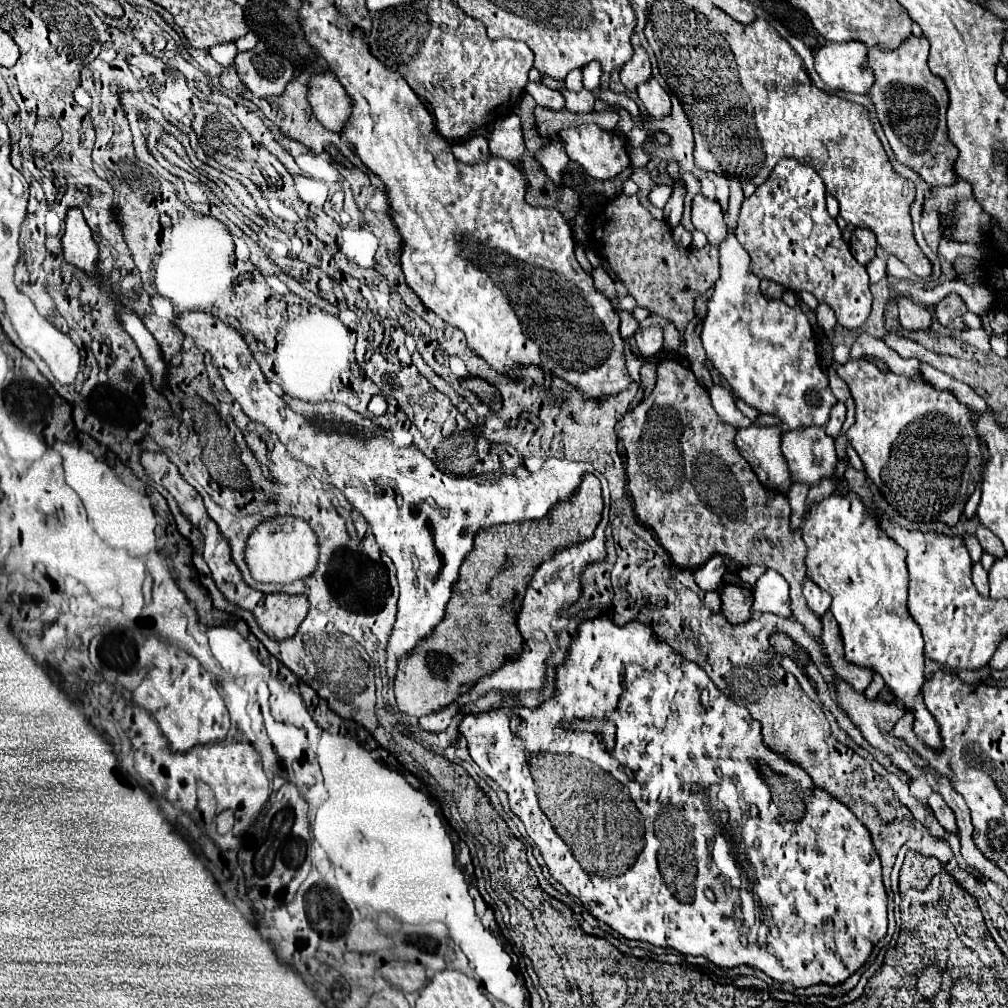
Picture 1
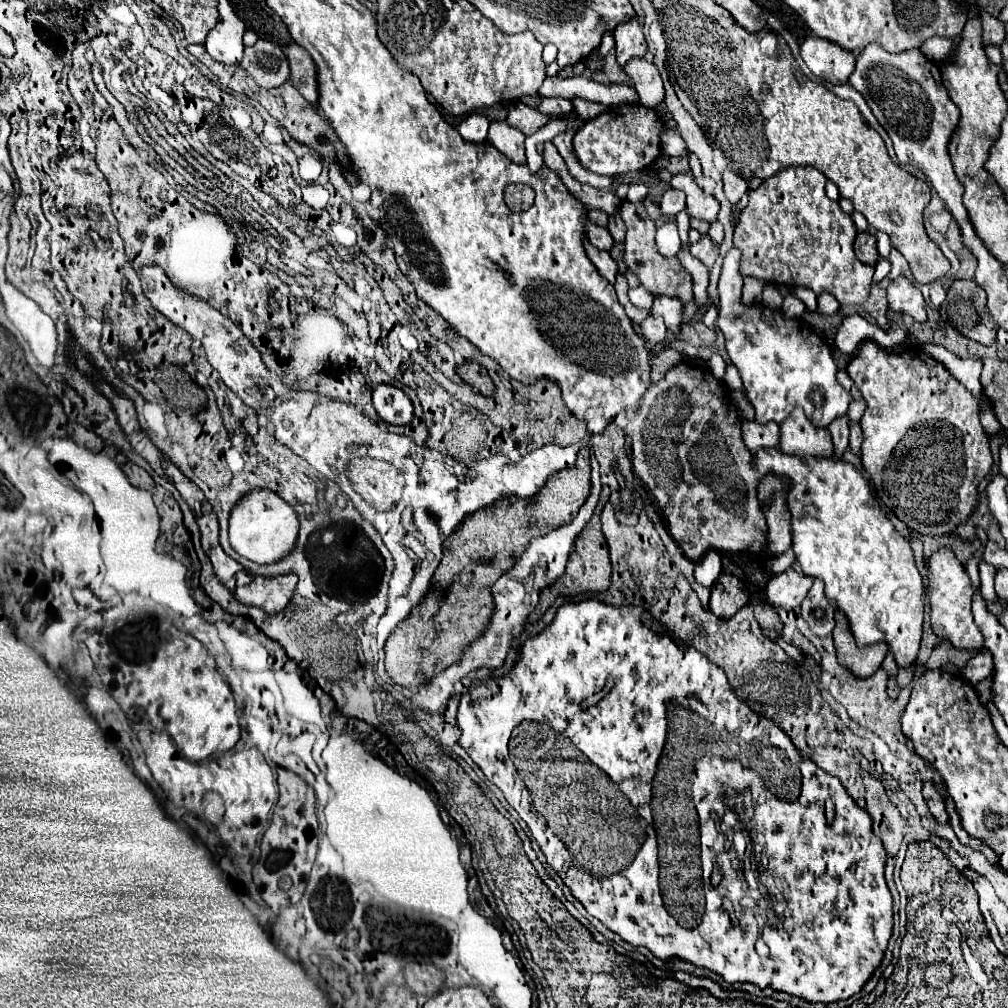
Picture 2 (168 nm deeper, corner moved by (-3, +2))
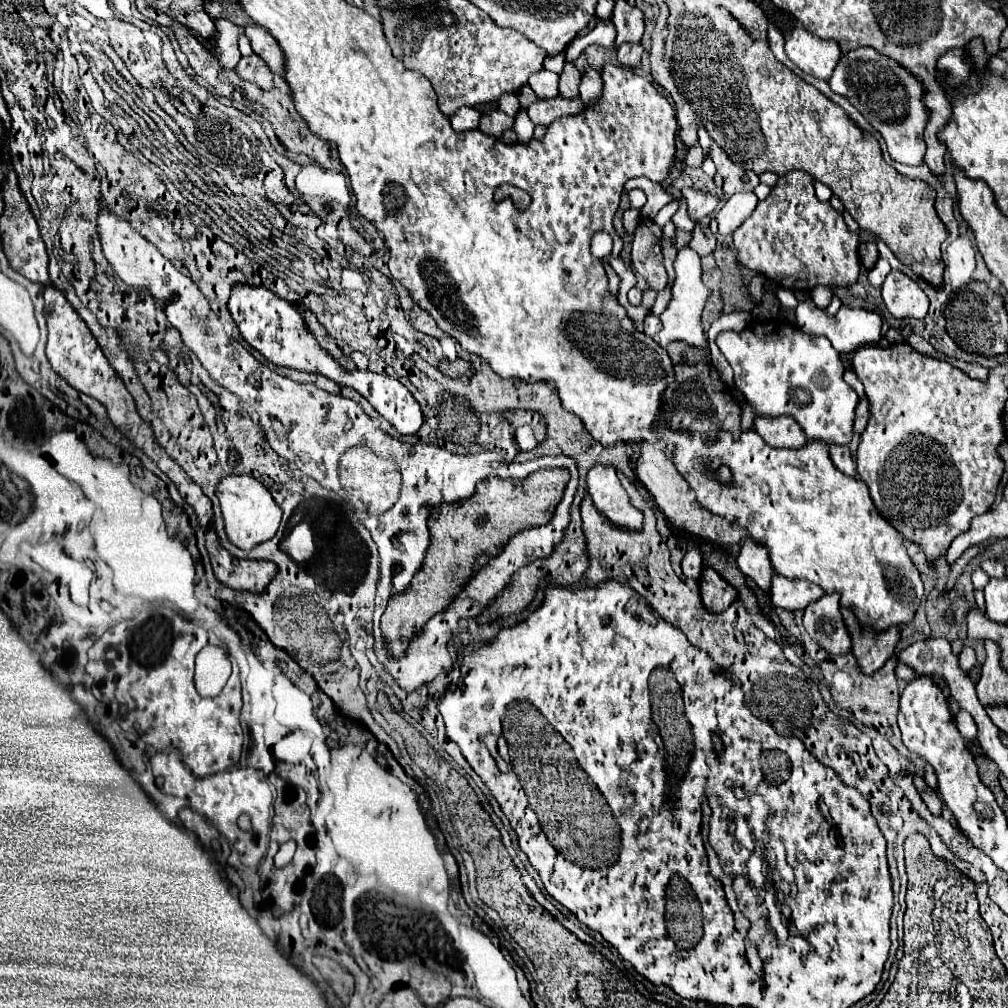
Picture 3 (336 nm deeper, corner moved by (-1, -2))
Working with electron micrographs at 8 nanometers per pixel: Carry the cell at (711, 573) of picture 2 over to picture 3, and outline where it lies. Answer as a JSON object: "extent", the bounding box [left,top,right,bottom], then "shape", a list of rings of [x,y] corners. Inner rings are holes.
{"extent":[681,548,703,582],"shape":[[[691,548],[687,550],[683,562],[681,562],[681,568],[683,568],[683,574],[687,578],[693,578],[699,582],[701,574],[703,574],[703,554],[699,548]]]}

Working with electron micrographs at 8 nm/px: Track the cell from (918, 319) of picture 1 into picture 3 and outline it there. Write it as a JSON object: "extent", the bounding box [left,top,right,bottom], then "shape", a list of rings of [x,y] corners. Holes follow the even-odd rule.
{"extent":[881,272,929,320],"shape":[[[889,272],[883,286],[881,296],[887,310],[895,318],[917,318],[923,320],[927,316],[929,300],[925,292],[903,272]]]}

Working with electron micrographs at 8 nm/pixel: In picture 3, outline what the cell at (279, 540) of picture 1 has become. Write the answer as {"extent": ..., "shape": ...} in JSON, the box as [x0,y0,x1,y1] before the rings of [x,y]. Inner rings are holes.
{"extent":[217,476,283,552],"shape":[[[227,476],[217,484],[217,498],[221,502],[225,532],[231,544],[241,548],[243,552],[253,550],[257,544],[271,540],[281,524],[283,510],[275,504],[269,490],[251,476]]]}

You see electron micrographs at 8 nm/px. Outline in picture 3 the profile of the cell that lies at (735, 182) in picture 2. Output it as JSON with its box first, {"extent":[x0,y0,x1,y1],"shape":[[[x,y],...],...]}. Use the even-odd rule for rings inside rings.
{"extent":[709,144,759,198],"shape":[[[717,144],[711,146],[709,154],[711,154],[711,158],[713,158],[715,166],[717,166],[717,174],[723,178],[723,194],[725,194],[725,198],[729,198],[729,196],[733,196],[737,192],[755,190],[755,186],[759,184],[757,174],[751,174],[751,172],[743,170],[741,166],[735,166],[727,158],[725,150],[721,146],[717,146]]]}

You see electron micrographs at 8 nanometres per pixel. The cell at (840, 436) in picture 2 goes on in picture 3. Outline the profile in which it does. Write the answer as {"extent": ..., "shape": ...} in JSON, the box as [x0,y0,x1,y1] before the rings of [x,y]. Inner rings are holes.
{"extent":[829,444,857,476],"shape":[[[831,444],[831,446],[829,446],[829,456],[831,456],[833,464],[835,464],[841,472],[845,472],[845,474],[849,474],[849,476],[857,476],[857,470],[855,470],[855,464],[853,464],[853,458],[851,458],[847,446]]]}

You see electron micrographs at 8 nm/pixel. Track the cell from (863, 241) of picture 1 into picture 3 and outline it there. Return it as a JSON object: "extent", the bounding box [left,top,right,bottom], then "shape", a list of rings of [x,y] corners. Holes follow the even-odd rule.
{"extent":[859,242,879,270],"shape":[[[861,242],[859,244],[859,258],[861,258],[861,264],[871,270],[879,258],[879,252],[877,252],[877,244],[875,242]]]}

